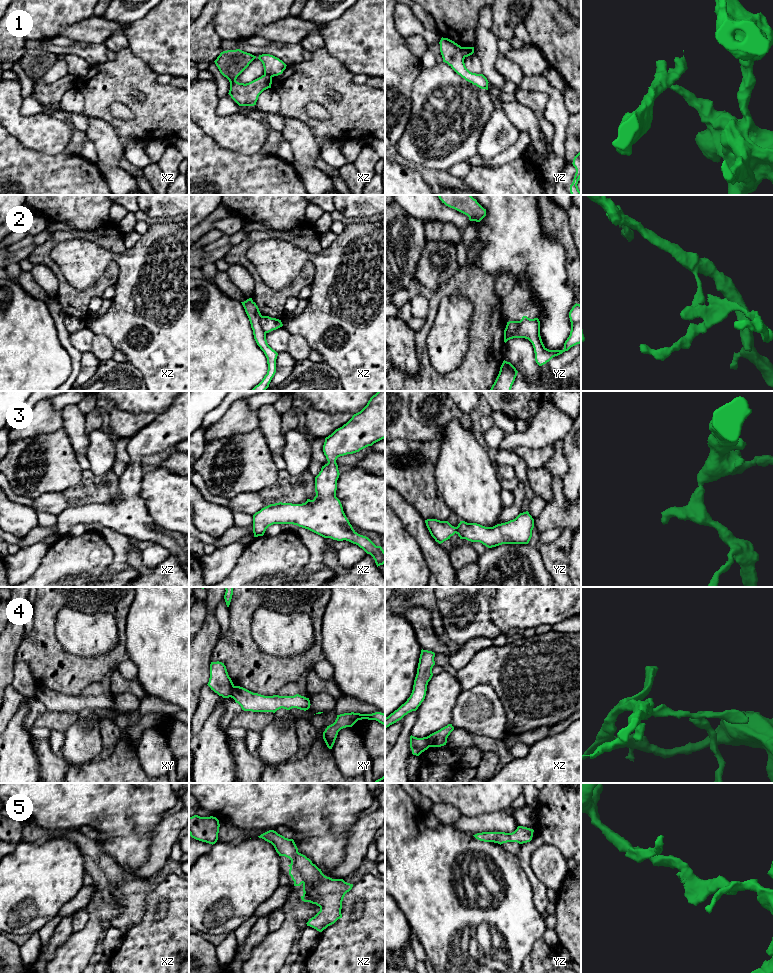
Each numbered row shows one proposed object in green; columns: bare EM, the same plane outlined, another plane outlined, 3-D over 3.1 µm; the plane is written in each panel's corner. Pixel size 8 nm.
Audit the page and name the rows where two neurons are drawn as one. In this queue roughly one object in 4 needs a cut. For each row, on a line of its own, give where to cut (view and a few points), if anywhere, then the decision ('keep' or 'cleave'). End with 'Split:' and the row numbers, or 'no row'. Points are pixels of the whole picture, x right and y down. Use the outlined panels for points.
1: yz (461, 47), (461, 53), (464, 57) | cleave
2: yz (520, 321), (515, 334), (510, 337) | cleave
3: no cut | keep
4: xy (234, 686), (230, 696) | cleave
5: no cut | keep
Split: 1, 2, 4

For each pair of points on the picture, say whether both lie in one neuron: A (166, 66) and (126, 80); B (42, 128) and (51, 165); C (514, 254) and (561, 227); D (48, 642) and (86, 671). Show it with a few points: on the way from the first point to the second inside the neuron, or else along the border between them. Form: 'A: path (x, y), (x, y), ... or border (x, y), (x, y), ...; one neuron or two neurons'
A: border (135, 54), (157, 74); two neurons
B: border (25, 148), (50, 154), (59, 154), (63, 151); two neurons
C: border (539, 213), (542, 233), (556, 240), (564, 250); two neurons
D: path (56, 652), (76, 671); one neuron

